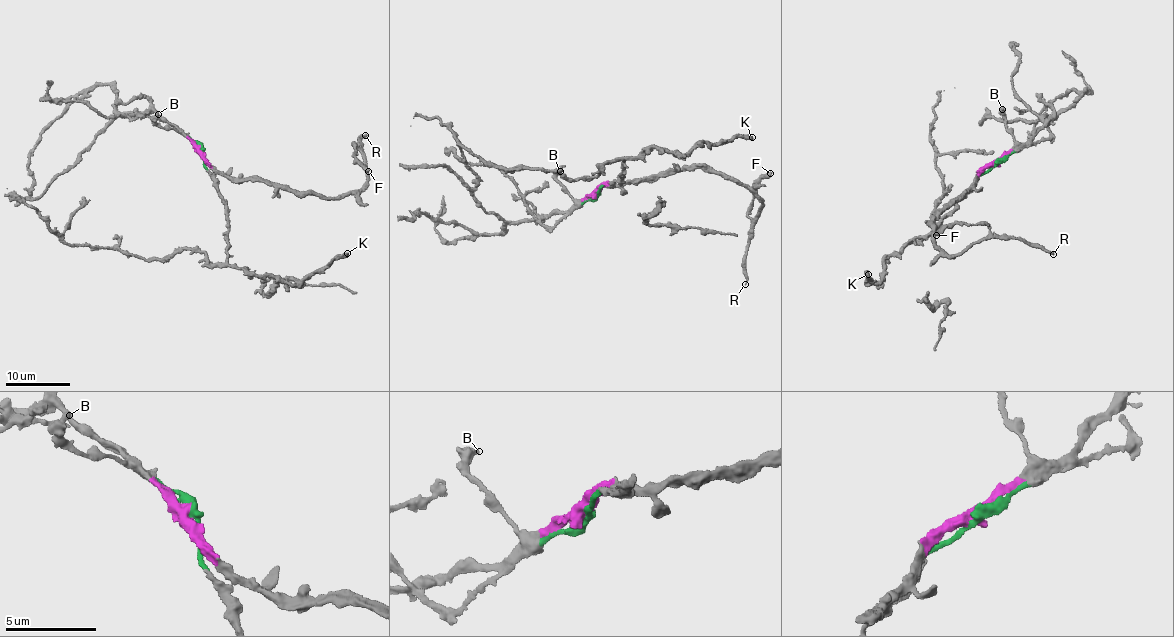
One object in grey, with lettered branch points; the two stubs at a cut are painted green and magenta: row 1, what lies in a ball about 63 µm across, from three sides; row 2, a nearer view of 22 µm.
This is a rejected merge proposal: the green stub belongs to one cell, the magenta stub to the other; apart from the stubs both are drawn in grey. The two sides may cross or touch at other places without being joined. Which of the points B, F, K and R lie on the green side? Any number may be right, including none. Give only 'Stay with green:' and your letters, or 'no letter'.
Stay with green: K

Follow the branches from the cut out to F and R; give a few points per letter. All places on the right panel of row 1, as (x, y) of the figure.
F: (996, 163), (931, 229), (935, 246), (948, 255), (989, 232), (986, 225), (956, 223), (935, 234)
R: (996, 163), (934, 220), (935, 246), (948, 255), (998, 237), (1024, 240), (1053, 254)

